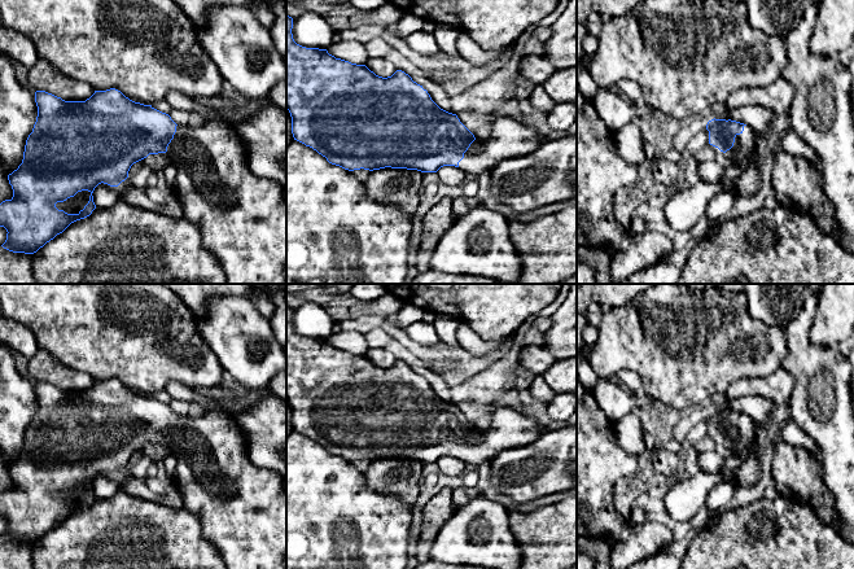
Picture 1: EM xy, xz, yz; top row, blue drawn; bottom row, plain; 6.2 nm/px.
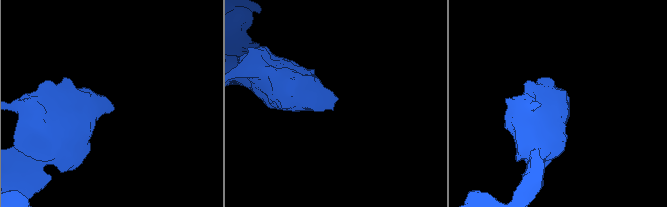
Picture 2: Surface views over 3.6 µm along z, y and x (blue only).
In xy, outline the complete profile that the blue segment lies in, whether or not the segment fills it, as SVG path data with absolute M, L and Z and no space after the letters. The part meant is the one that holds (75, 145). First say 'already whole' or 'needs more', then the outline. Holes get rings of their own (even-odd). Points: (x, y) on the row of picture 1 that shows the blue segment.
needs more; M115 88L95 91L95 93L86 101L65 101L61 97L45 91L36 91L35 102L38 106L38 117L32 132L26 140L22 163L17 170L8 175L9 184L13 189L13 197L0 203L0 227L4 227L8 232L6 240L1 245L4 249L13 253L36 253L47 242L62 233L71 223L84 219L92 214L96 209L92 193L98 184L104 183L110 187L118 187L128 178L128 171L133 163L146 158L149 154L166 153L172 159L172 163L178 170L172 189L175 198L179 201L181 215L198 228L203 246L215 257L215 261L224 271L227 284L284 284L286 281L286 193L275 180L270 178L259 178L250 171L246 163L245 144L229 124L220 121L209 121L197 128L188 124L176 124L168 114L154 109L152 105L135 102ZM82 191L88 191L91 196L88 203L78 214L67 214L56 207L57 202L63 202Z

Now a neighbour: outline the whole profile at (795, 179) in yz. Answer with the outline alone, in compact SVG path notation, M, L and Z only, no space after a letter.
M776 149L771 184L778 198L807 215L823 235L835 231L835 207L823 191L820 175L809 159Z

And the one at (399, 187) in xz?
M385 167L371 171L364 180L364 188L372 200L413 213L424 185L422 175L424 172L417 170Z

